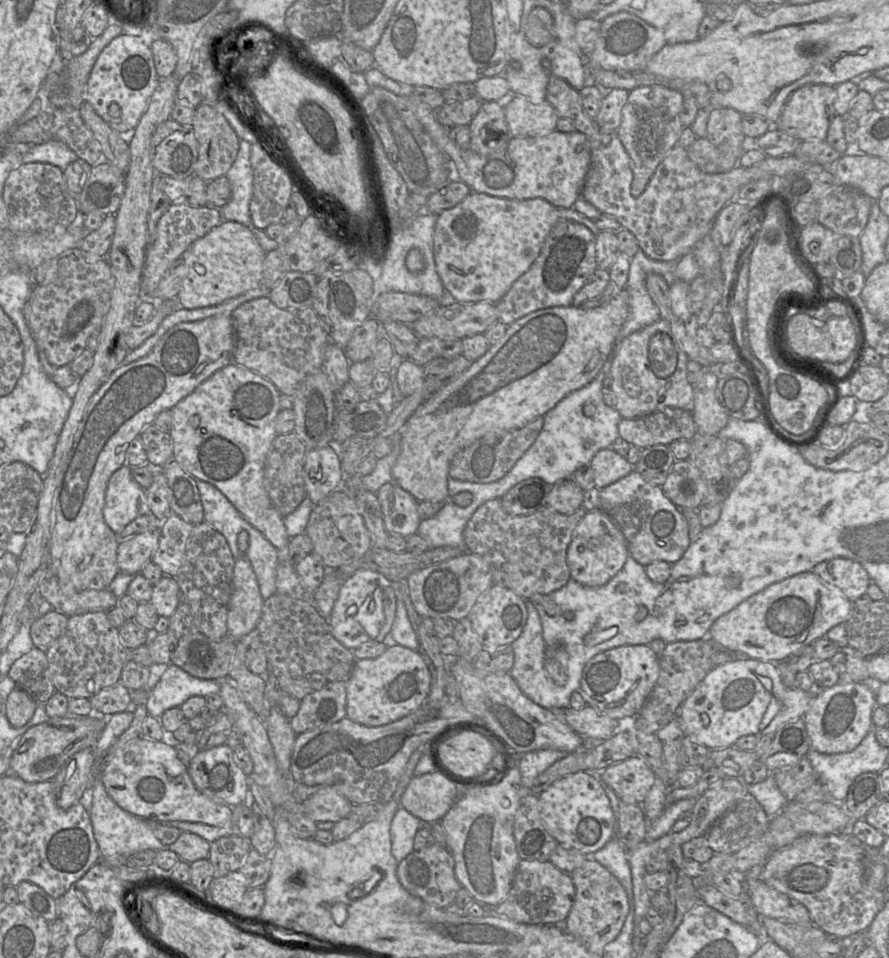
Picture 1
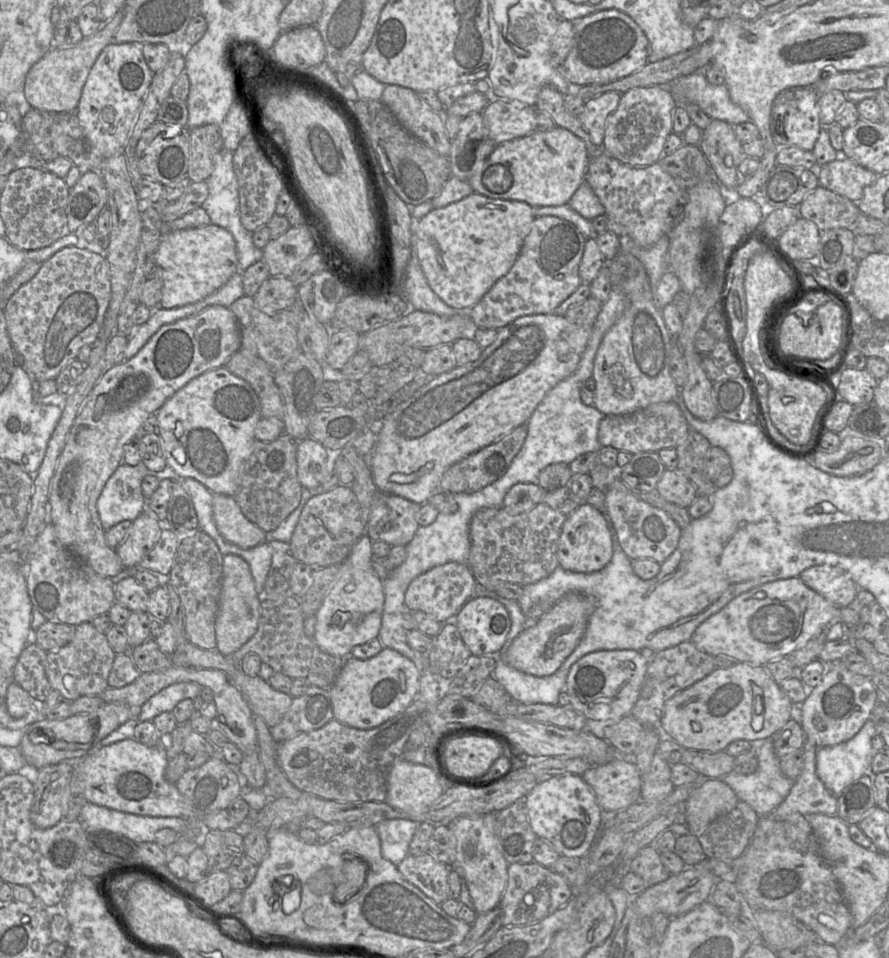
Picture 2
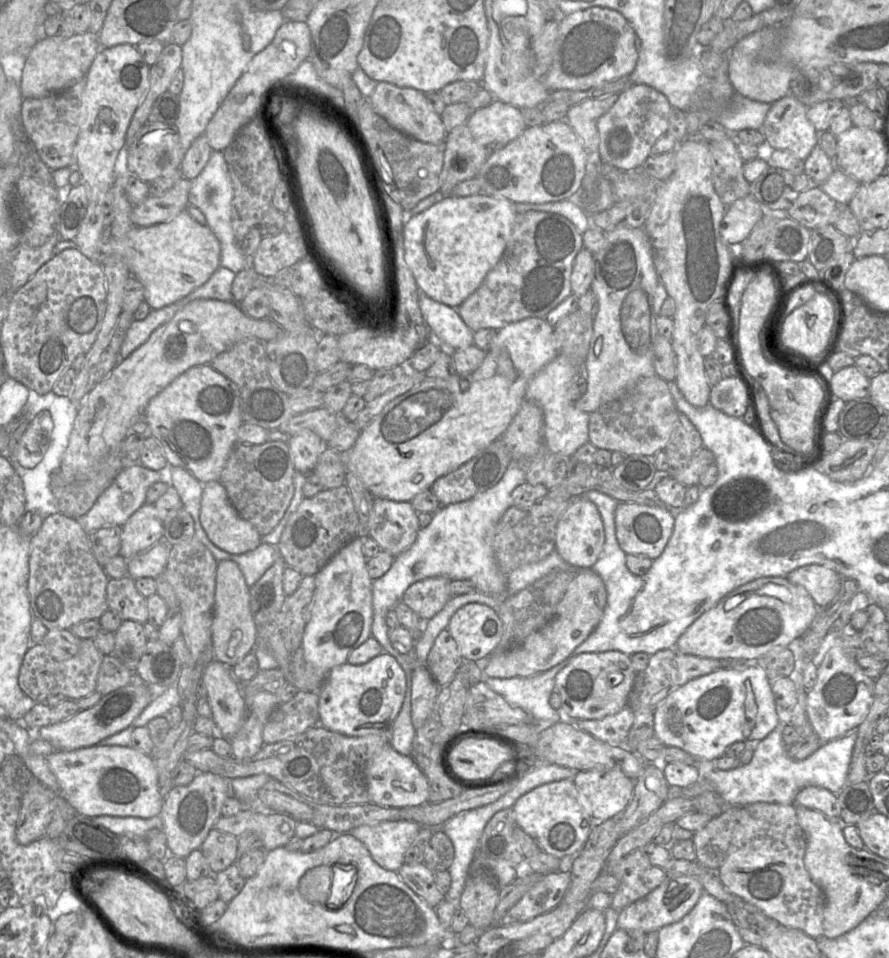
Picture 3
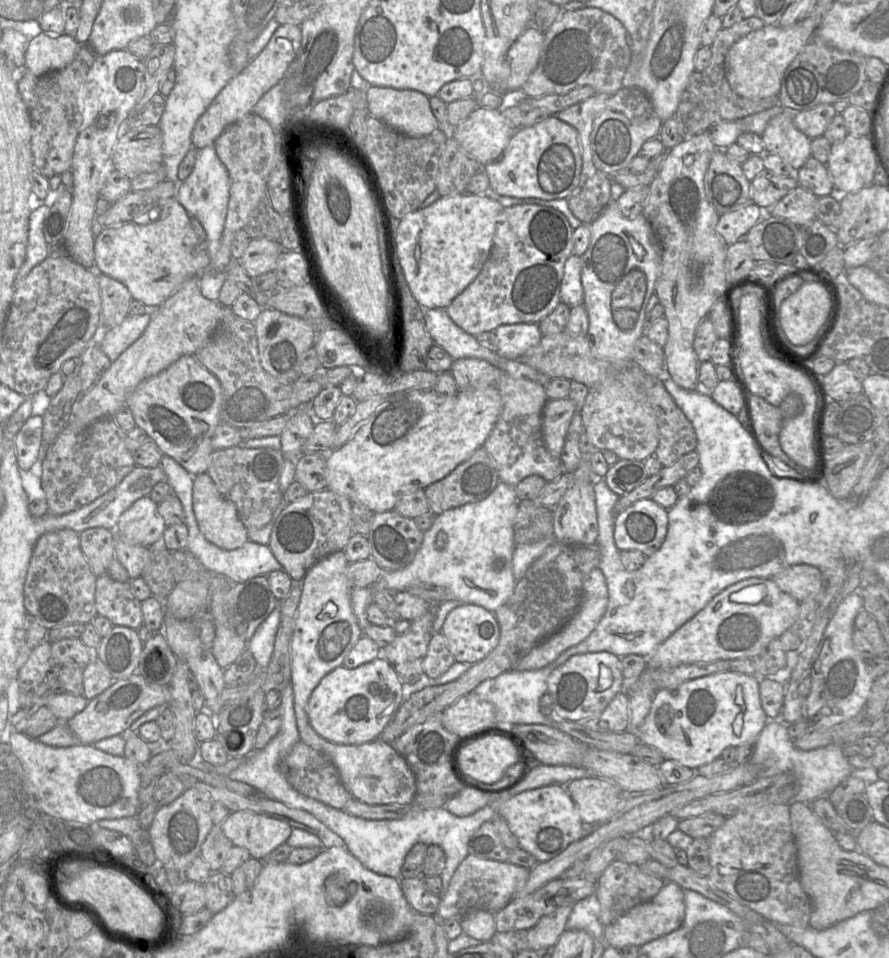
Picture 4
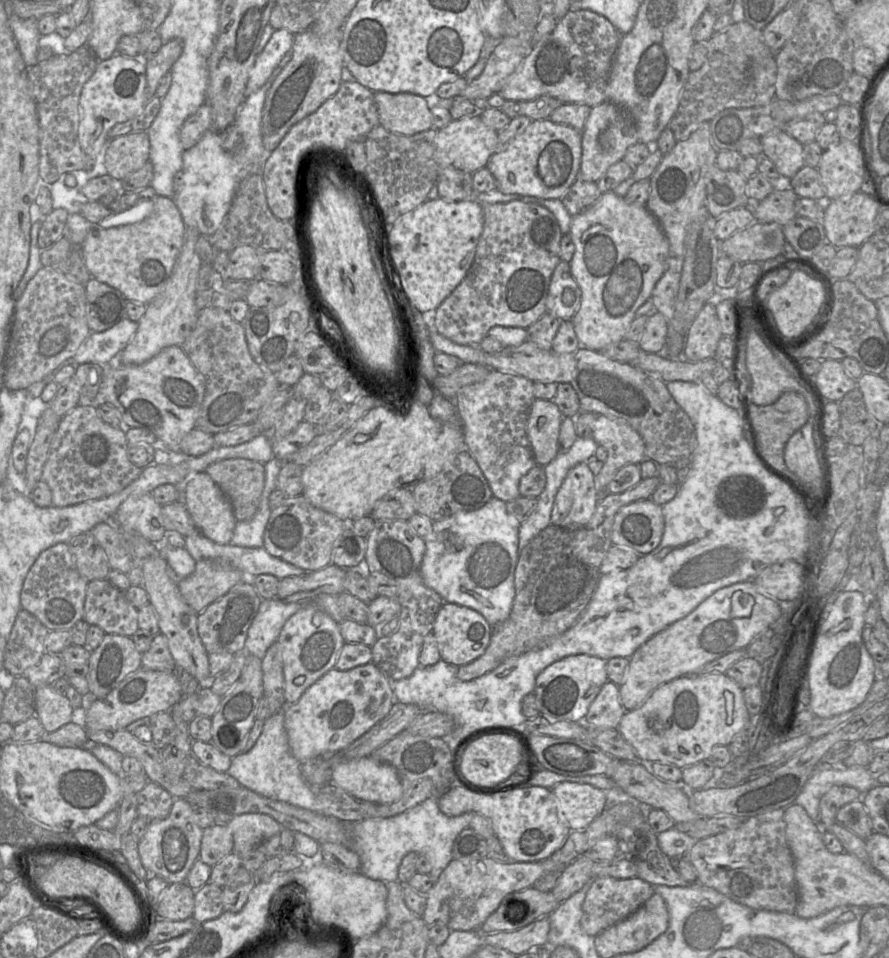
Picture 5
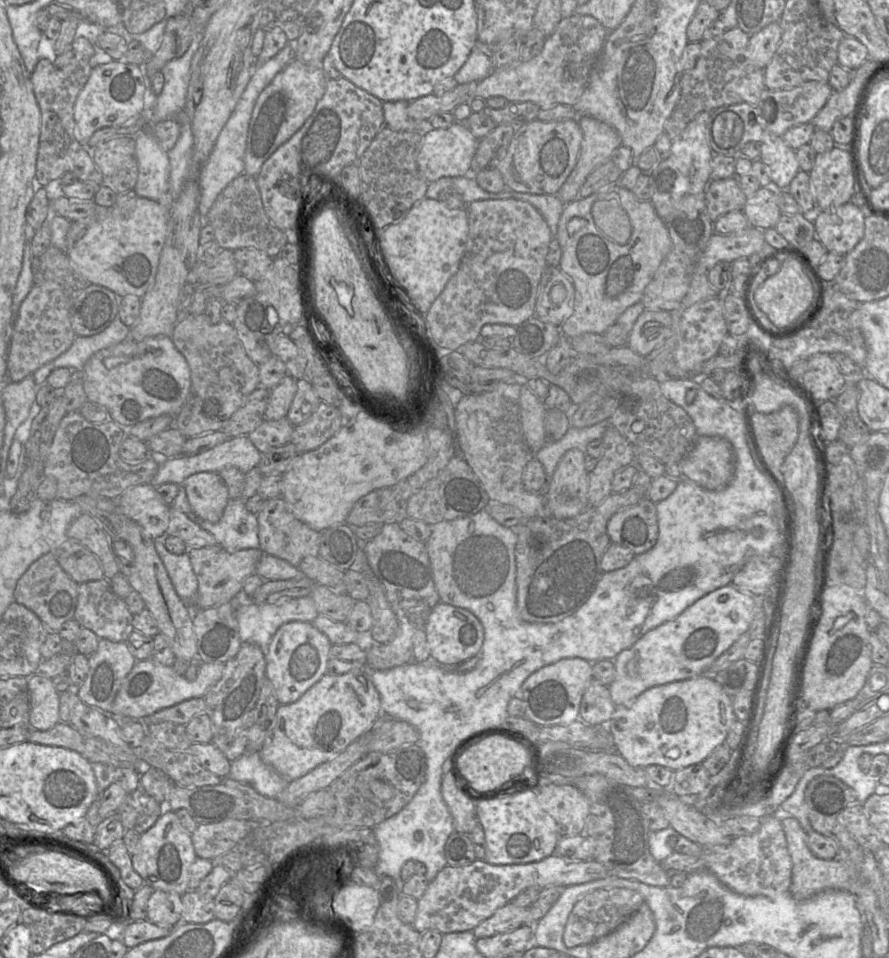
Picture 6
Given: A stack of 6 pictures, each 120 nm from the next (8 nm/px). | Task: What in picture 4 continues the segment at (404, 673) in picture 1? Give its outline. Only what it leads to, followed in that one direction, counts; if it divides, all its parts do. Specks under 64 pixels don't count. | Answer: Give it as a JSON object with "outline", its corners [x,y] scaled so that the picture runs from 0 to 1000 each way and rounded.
{"outline":[[[427,685],[400,697],[384,694],[367,704],[349,725],[345,744],[349,757],[366,772],[377,777],[403,778],[426,770],[456,728],[457,715],[451,712],[442,695]]]}

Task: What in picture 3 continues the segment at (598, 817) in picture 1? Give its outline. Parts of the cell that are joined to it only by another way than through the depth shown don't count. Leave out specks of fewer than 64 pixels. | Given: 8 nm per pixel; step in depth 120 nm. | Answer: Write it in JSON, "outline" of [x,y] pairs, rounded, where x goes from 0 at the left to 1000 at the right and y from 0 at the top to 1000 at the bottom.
{"outline":[[[643,813],[605,820],[586,831],[576,844],[583,863],[604,879],[609,888],[630,897],[650,891],[667,865],[666,853],[657,844]]]}

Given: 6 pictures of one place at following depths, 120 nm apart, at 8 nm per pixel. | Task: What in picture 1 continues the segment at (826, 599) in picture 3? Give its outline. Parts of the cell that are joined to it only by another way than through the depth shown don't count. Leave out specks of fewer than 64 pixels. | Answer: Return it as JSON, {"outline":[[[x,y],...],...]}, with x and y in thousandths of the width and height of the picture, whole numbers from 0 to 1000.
{"outline":[[[936,582],[919,589],[913,596],[928,609],[944,614],[957,627],[974,622],[980,604],[973,593],[953,582]]]}

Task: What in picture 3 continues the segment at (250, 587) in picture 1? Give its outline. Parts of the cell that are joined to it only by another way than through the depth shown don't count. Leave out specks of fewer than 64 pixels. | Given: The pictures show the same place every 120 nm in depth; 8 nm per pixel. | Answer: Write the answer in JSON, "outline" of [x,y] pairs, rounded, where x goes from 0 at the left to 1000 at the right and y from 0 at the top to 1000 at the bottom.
{"outline":[[[249,585],[244,590],[237,665],[242,689],[255,696],[264,695],[288,674],[289,653],[281,637],[280,613],[262,586]]]}

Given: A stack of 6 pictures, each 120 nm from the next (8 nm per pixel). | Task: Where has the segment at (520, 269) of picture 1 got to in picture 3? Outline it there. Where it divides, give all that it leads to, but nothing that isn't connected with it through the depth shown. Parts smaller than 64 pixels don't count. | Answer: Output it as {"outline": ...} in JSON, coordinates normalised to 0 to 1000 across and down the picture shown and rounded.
{"outline":[[[544,201],[524,206],[501,204],[493,212],[466,224],[453,237],[456,272],[474,305],[492,315],[515,322],[542,296],[549,284],[564,270],[580,225],[576,210]]]}

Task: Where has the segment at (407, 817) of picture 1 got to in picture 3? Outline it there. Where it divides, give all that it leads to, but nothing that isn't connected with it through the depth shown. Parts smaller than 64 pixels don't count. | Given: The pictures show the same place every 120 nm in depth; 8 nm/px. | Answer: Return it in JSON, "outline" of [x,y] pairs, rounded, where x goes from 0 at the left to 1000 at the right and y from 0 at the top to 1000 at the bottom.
{"outline":[[[431,857],[400,863],[393,870],[412,883],[426,904],[447,910],[454,902],[454,892],[474,863],[461,857]]]}

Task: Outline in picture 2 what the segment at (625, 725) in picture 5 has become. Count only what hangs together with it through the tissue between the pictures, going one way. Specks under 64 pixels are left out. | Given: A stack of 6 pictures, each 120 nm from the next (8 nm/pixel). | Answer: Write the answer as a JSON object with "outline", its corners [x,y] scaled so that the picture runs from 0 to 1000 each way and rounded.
{"outline":[[[830,691],[820,697],[805,696],[798,705],[760,723],[748,734],[741,761],[747,769],[772,782],[805,786],[827,772],[849,773],[868,770],[891,748],[892,734],[857,694]]]}

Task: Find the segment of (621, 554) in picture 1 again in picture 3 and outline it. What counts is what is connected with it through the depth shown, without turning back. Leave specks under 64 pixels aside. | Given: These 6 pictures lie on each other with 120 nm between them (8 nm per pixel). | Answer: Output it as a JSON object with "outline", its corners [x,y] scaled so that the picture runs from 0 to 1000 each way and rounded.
{"outline":[[[657,518],[641,522],[625,549],[624,572],[647,594],[665,593],[674,584],[681,567],[679,548],[670,527]]]}

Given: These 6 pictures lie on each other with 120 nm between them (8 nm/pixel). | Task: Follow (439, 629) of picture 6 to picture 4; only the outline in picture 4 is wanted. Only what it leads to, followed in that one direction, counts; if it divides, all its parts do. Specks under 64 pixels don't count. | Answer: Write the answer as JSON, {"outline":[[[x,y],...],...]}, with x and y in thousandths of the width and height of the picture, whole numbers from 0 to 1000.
{"outline":[[[520,630],[505,639],[496,661],[502,666],[512,690],[534,693],[557,676],[562,665],[562,654],[555,639],[538,632]]]}

